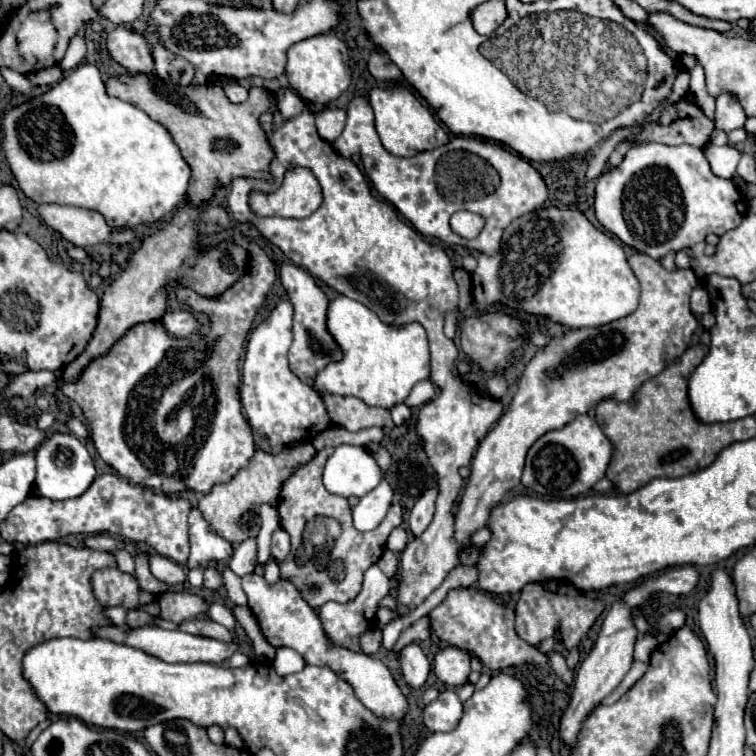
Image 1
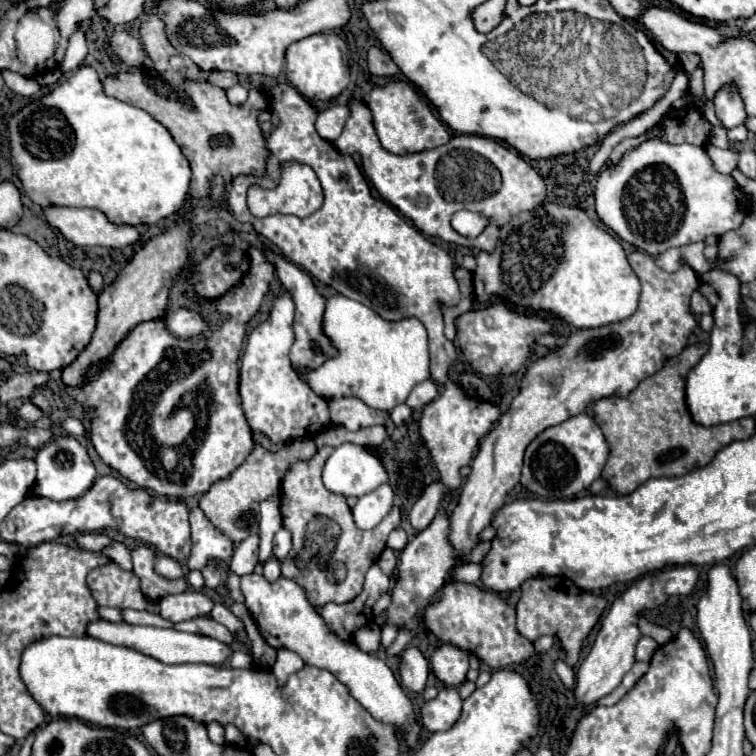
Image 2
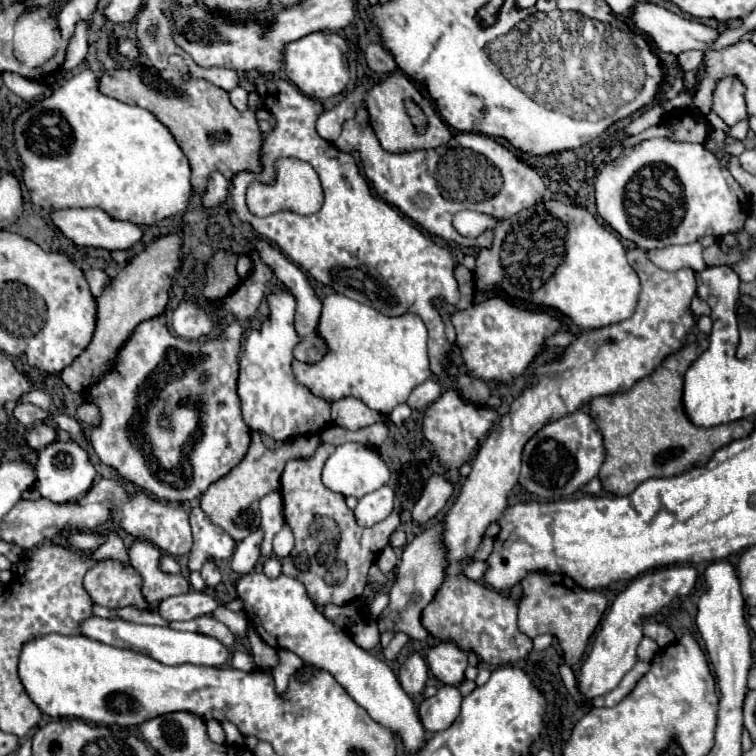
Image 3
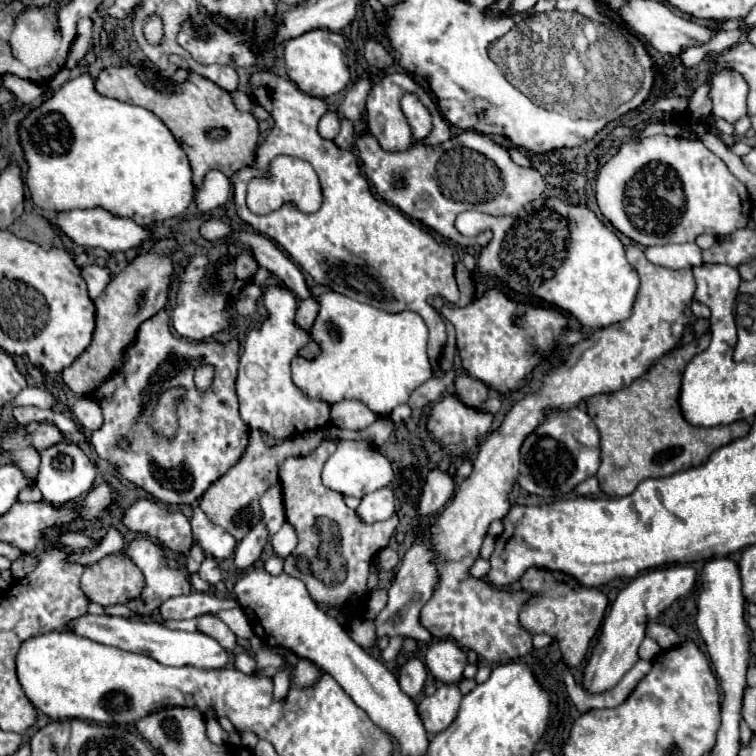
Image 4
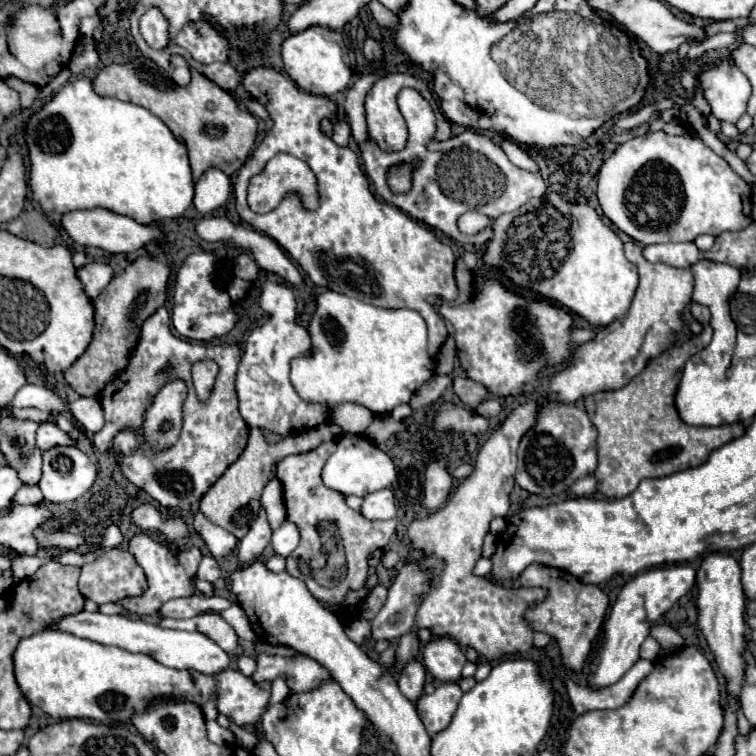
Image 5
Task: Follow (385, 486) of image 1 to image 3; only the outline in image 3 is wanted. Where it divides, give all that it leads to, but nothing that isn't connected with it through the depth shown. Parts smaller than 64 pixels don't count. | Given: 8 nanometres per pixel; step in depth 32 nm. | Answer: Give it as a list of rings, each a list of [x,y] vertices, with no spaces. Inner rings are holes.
[[[385,485],[372,494],[362,496],[358,500],[358,506],[354,508],[354,516],[362,528],[370,528],[382,522],[392,512],[392,508],[394,508],[394,492],[390,486]]]

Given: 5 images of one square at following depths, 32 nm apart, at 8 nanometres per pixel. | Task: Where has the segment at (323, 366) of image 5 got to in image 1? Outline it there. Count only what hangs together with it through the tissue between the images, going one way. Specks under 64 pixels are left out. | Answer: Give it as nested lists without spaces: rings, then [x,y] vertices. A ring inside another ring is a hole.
[[[336,296],[328,308],[328,330],[334,336],[334,340],[340,344],[344,358],[342,358],[342,362],[326,366],[316,376],[316,380],[314,380],[316,388],[322,392],[332,392],[332,394],[340,394],[340,396],[356,396],[370,406],[392,408],[408,398],[408,394],[416,382],[430,378],[428,340],[426,340],[426,332],[420,324],[406,324],[404,328],[392,328],[392,326],[380,322],[378,316],[364,304],[360,304],[352,298],[346,298],[346,296]]]

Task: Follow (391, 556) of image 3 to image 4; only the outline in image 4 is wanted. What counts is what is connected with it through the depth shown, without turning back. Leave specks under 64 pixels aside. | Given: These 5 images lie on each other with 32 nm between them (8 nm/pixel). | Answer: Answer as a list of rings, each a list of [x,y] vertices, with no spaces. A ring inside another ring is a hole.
[[[384,548],[384,550],[378,554],[378,566],[380,566],[382,570],[386,570],[386,572],[394,570],[394,568],[398,566],[398,562],[400,562],[400,558],[398,558],[398,554],[396,554],[392,548]]]

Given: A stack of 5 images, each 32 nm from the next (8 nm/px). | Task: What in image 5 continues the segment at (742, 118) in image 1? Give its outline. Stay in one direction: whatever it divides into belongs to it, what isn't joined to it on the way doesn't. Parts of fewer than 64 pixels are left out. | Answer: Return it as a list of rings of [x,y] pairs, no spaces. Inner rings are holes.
[[[728,56],[704,68],[700,74],[700,88],[712,106],[712,114],[718,120],[732,124],[736,124],[738,118],[746,112],[752,90],[748,78],[732,64]]]

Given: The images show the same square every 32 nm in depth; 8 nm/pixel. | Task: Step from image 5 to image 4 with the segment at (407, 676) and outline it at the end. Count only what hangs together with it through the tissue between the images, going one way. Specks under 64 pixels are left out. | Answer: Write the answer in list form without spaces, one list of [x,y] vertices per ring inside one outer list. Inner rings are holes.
[[[410,656],[402,666],[400,666],[400,674],[398,674],[398,682],[400,688],[410,696],[418,696],[424,690],[424,682],[426,682],[426,666],[418,656]]]

